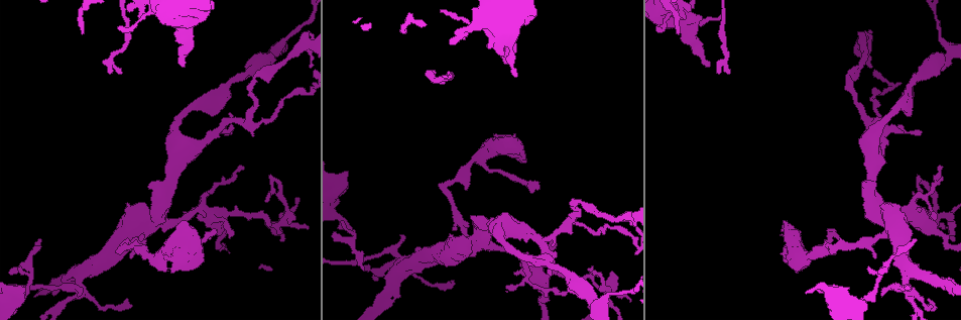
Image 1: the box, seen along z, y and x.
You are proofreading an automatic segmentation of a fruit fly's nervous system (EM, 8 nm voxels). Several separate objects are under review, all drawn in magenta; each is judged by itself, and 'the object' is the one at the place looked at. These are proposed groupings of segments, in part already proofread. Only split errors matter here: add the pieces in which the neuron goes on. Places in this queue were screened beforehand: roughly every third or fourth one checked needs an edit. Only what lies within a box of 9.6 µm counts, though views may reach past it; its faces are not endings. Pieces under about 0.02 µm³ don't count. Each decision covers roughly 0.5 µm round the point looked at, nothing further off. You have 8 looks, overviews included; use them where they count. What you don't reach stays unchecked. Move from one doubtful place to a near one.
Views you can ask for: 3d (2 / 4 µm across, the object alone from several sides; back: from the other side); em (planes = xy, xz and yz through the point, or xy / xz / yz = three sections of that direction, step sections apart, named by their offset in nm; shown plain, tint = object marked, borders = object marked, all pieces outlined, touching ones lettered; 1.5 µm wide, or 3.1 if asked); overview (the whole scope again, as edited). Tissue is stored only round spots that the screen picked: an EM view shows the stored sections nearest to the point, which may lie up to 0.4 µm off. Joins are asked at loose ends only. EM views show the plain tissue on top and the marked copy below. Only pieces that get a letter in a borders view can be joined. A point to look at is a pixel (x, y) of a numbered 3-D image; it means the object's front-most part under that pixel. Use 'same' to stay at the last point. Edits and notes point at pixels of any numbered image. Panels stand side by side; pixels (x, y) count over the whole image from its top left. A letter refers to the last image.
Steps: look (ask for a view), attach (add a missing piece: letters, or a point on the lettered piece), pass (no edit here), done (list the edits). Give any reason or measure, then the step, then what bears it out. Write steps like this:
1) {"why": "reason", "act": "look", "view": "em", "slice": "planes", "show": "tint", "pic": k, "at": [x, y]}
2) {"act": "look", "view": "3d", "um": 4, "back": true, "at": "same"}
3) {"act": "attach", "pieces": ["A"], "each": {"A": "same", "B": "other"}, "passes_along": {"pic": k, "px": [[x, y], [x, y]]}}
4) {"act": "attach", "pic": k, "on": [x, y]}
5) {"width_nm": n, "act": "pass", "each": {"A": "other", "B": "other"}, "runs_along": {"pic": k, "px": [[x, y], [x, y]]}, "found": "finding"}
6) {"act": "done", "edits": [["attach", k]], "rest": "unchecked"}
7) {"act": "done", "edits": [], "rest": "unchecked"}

{"why": "branch stops here", "act": "look", "view": "em", "slice": "planes", "show": "borders", "pic": 1, "at": [125, 300]}

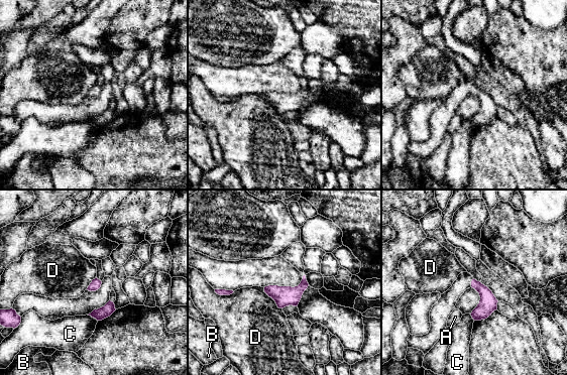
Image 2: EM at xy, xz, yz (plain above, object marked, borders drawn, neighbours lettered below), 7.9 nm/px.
{"width_nm": 80, "act": "pass", "each": {"A": "other", "B": "other", "C": "other", "D": "other"}, "border": {"pic": 2, "px": [[263, 287], [263, 290], [281, 308]]}, "found": "none of them fits"}

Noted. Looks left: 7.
{"why": "free end", "act": "look", "view": "em", "slice": "planes", "show": "tint", "pic": 1, "at": [401, 234]}

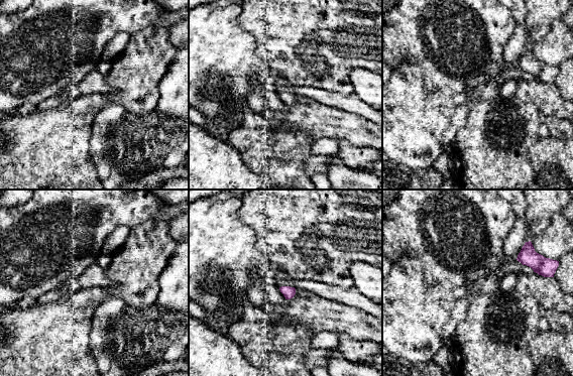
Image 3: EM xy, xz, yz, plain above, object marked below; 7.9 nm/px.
{"act": "look", "view": "em", "slice": "planes", "show": "borders", "at": "same"}

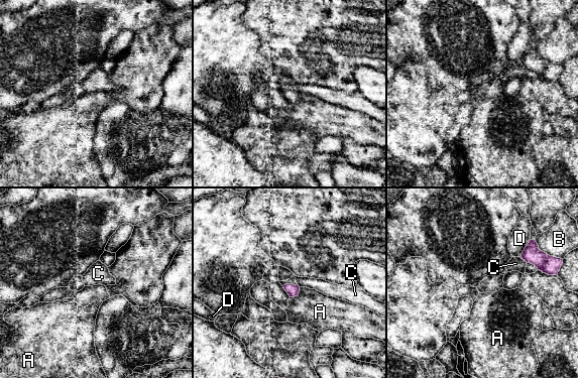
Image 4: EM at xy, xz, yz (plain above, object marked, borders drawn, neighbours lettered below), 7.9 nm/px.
{"width_nm": 100, "act": "pass", "each": {"A": "other", "B": "other", "C": "other", "D": "other"}, "border": {"pic": 4, "px": [[519, 257], [527, 262]]}, "found": "none of them fits"}

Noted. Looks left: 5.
{"why": "branch stops here", "act": "look", "view": "3d", "um": 2, "pic": 1, "at": [950, 238]}

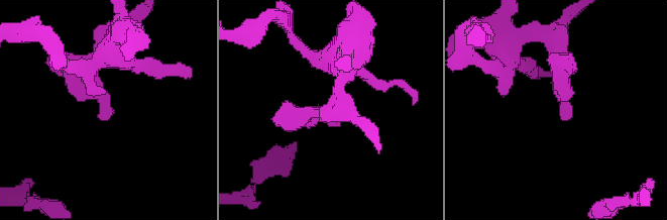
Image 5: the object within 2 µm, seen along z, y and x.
{"act": "look", "view": "em", "slice": "planes", "show": "borders", "pic": 5, "at": [109, 118]}

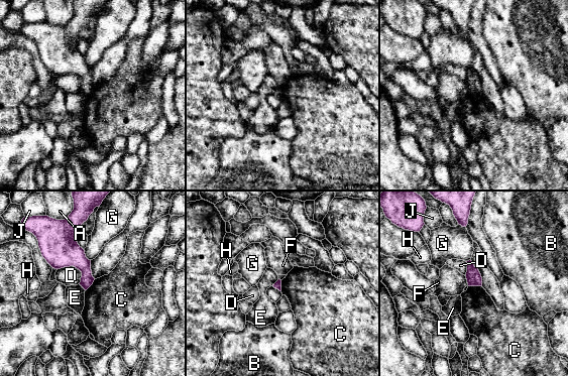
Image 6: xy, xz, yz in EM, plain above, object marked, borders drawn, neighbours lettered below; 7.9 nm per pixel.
{"act": "pass", "each": {"A": "other", "B": "other", "C": "other", "D": "other", "E": "other", "F": "other", "G": "other", "H": "other", "J": "other"}, "border": {"pic": 6, "px": [[468, 285], [481, 286]]}, "found": "none of them fits"}

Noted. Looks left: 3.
{"act": "done", "edits": [], "rest": "unchecked"}

